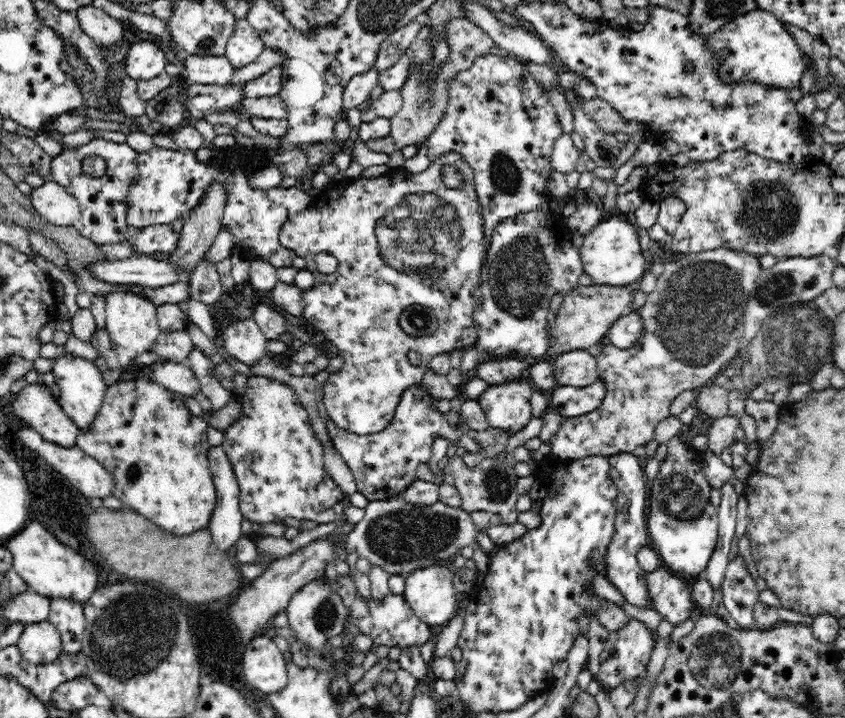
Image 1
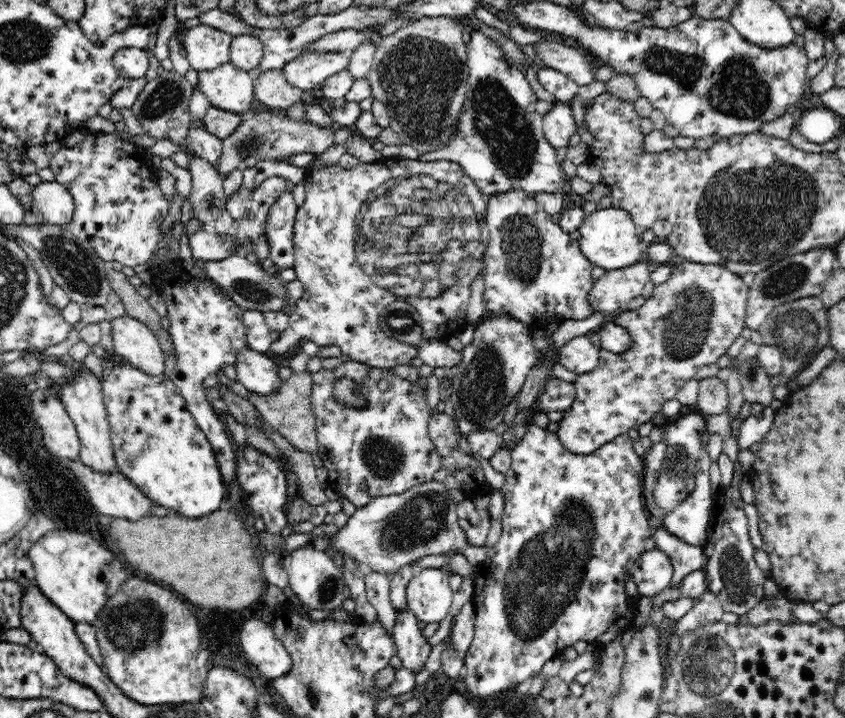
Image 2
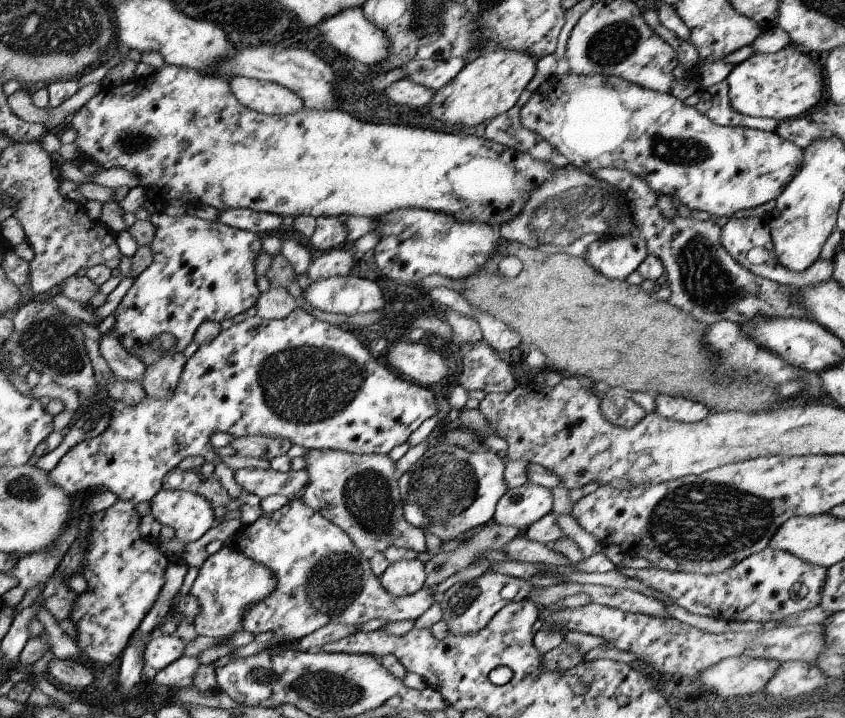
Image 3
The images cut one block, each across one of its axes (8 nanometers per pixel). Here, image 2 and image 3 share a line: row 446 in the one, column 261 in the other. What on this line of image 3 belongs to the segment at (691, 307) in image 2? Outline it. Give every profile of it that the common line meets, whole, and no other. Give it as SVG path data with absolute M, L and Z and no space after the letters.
M221 548L219 552L215 552L213 556L209 556L203 562L203 566L189 590L189 594L197 600L197 610L199 610L193 618L195 634L217 640L221 644L221 640L227 640L229 636L243 632L241 620L243 620L245 610L249 610L251 604L265 600L265 596L269 596L273 592L275 584L277 584L277 580L273 576L273 570L265 568L263 564L253 562L251 558L247 558L241 552Z

